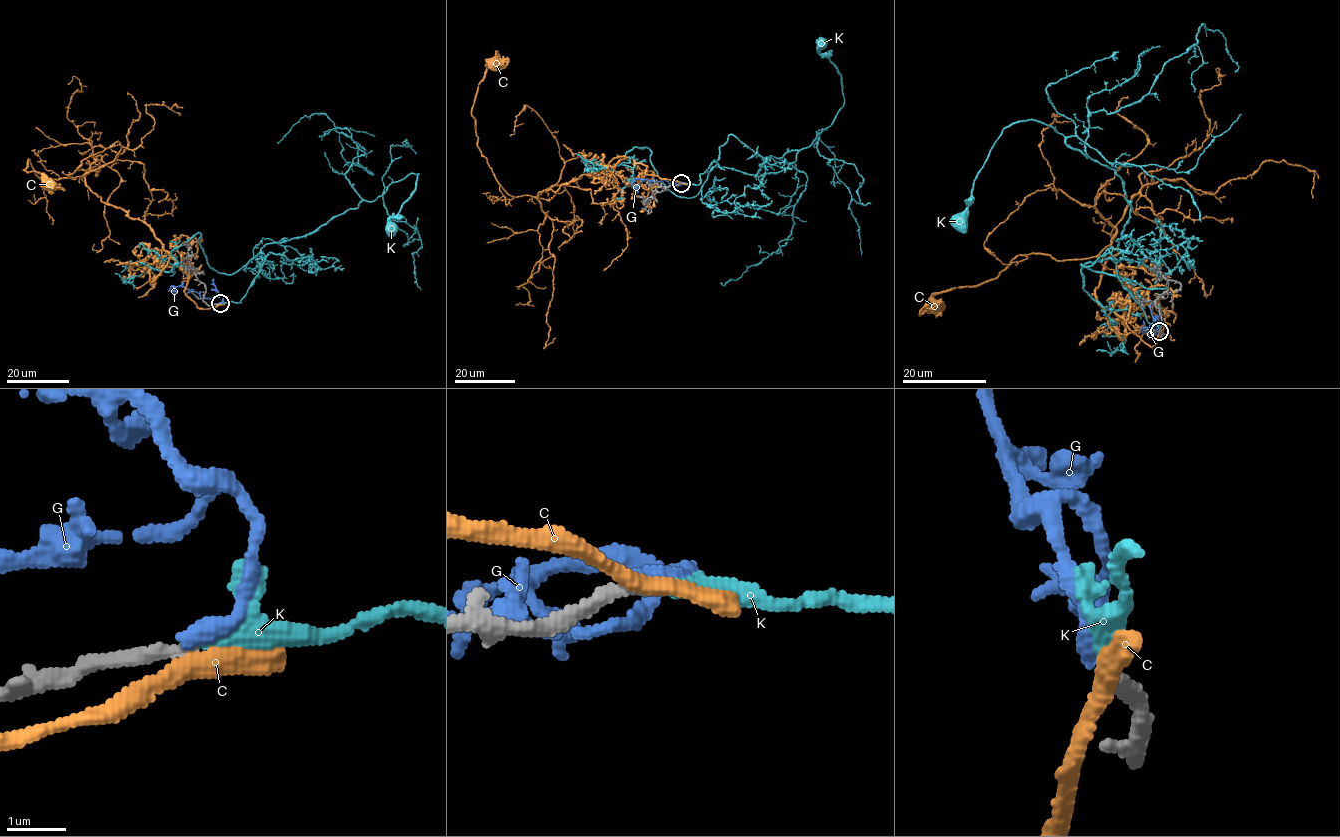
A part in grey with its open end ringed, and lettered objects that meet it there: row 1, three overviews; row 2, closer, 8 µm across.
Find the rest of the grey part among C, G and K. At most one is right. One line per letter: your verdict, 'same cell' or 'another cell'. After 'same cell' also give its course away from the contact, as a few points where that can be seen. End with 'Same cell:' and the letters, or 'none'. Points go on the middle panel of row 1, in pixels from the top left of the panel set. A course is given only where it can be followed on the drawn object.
C: another cell
G: another cell
K: same cell; course (681, 183), (698, 185), (715, 160), (711, 168), (761, 175), (793, 163), (843, 105), (842, 79), (821, 41)
Same cell: K

